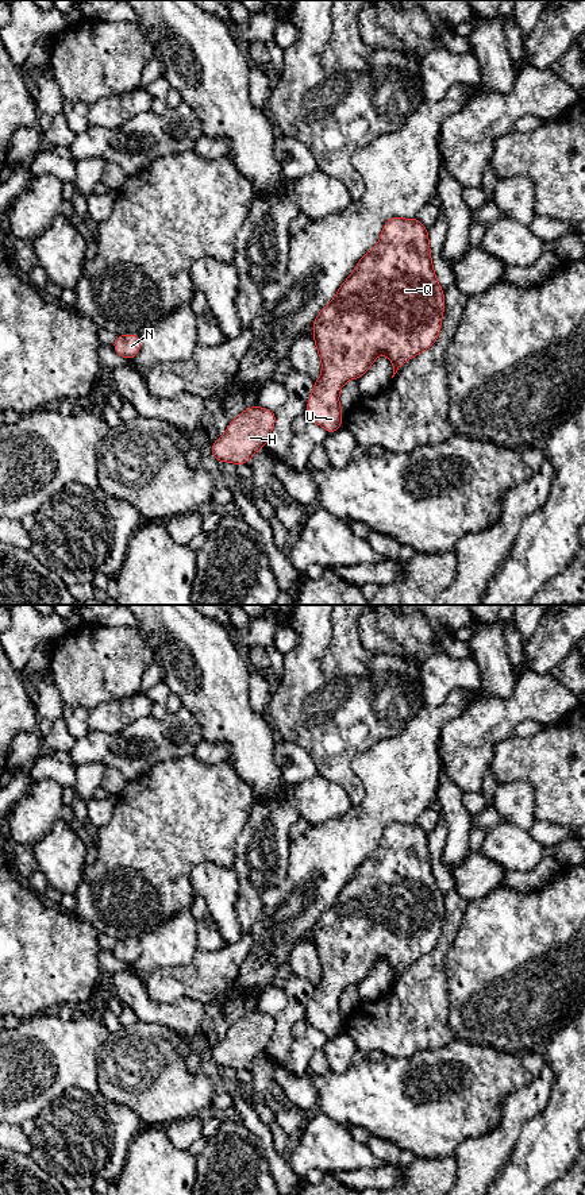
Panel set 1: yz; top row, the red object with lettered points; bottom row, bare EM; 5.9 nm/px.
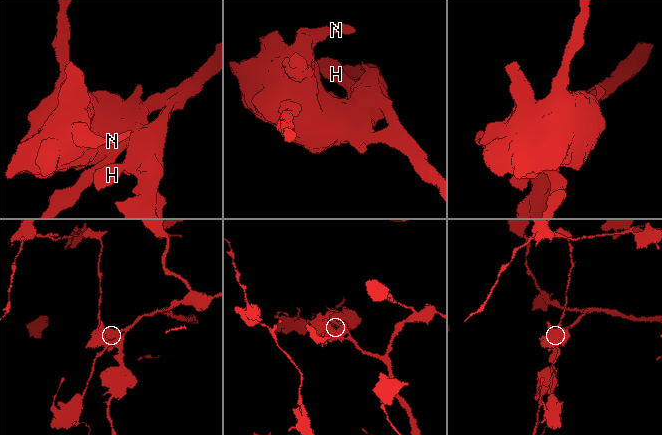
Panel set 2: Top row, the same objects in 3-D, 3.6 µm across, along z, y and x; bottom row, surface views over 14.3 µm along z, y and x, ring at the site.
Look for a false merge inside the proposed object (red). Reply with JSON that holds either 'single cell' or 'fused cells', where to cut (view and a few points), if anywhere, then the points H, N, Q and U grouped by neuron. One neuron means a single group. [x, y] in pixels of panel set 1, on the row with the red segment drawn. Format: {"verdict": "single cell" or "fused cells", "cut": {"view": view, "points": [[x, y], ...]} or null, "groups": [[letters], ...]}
{"verdict": "single cell", "cut": null, "groups": [["H", "N", "Q", "U"]]}

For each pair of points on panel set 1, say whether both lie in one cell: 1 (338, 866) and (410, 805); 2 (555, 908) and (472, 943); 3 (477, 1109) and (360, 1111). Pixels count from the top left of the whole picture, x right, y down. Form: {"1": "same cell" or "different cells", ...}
{"1": "same cell", "2": "same cell", "3": "same cell"}

